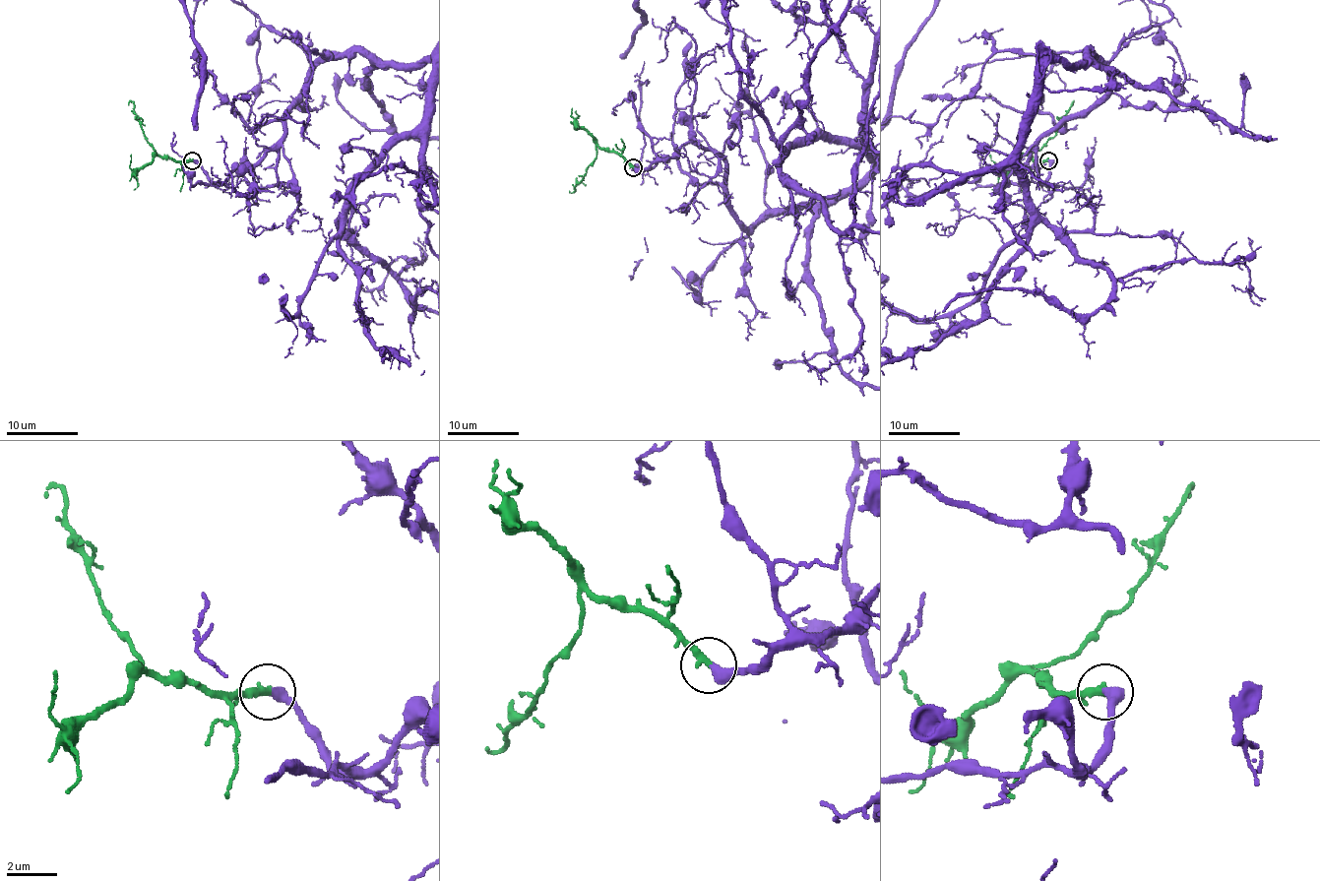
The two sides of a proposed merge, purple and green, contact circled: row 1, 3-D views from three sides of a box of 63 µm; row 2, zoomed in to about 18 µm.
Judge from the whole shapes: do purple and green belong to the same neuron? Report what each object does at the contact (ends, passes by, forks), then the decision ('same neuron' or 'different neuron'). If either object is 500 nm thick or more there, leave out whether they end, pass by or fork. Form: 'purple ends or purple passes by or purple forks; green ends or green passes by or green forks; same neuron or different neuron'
purple ends; green ends; same neuron

